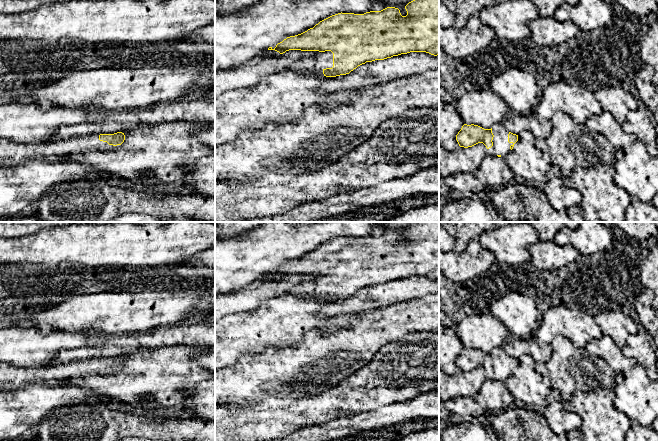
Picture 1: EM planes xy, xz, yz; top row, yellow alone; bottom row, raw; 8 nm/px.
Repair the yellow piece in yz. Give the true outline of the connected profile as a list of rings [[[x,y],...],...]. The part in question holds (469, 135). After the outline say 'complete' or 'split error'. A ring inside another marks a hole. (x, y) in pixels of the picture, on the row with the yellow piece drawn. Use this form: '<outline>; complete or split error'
[[[504,123],[494,125],[491,129],[484,129],[478,125],[464,124],[456,135],[460,147],[468,148],[483,143],[488,154],[505,157],[518,141],[518,135],[509,132]]]; split error

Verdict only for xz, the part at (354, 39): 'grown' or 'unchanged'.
grown

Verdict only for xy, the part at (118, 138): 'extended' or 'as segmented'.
extended

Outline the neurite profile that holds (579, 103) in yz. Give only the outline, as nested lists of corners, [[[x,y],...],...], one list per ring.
[[[560,80],[540,93],[535,117],[539,121],[550,120],[556,112],[563,112],[574,122],[584,124],[590,115],[600,114],[602,109],[593,92]]]

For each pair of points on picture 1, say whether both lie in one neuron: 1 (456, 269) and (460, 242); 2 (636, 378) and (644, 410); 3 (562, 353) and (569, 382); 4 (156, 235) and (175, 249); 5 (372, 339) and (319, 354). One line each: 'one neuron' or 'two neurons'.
1: two neurons
2: one neuron
3: one neuron
4: one neuron
5: one neuron

